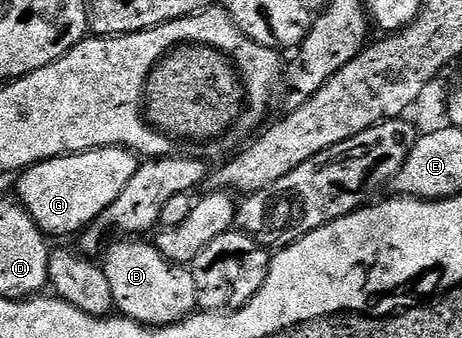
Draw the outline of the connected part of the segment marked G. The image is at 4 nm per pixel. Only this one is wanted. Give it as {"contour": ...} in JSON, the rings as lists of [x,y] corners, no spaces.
{"contour":[[[92,148],[88,152],[40,160],[19,173],[16,192],[20,196],[17,197],[41,232],[49,237],[79,233],[87,229],[110,202],[114,202],[130,174],[134,174],[137,163],[137,153],[126,148]]]}

